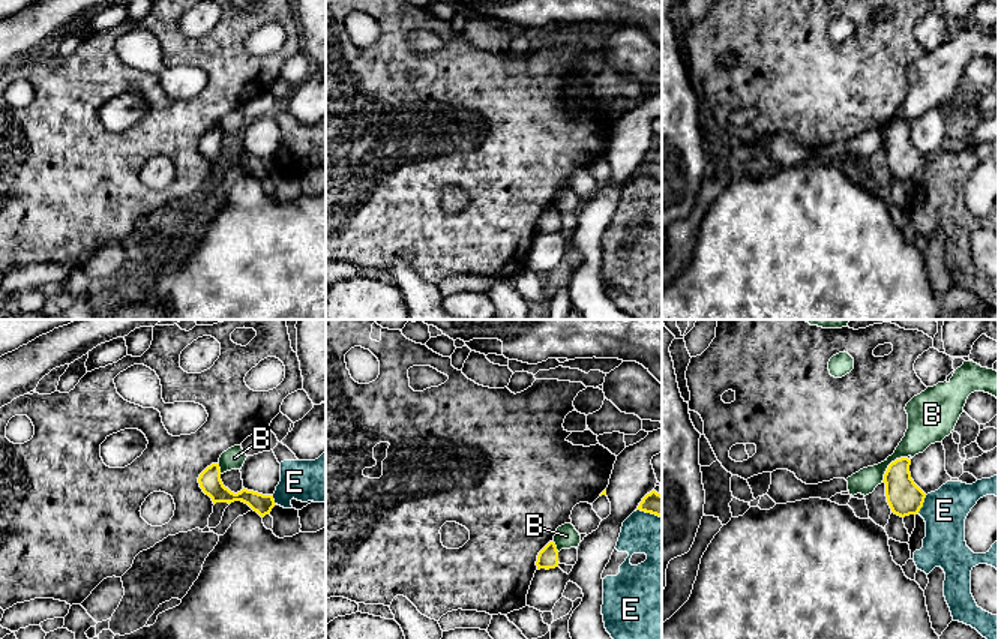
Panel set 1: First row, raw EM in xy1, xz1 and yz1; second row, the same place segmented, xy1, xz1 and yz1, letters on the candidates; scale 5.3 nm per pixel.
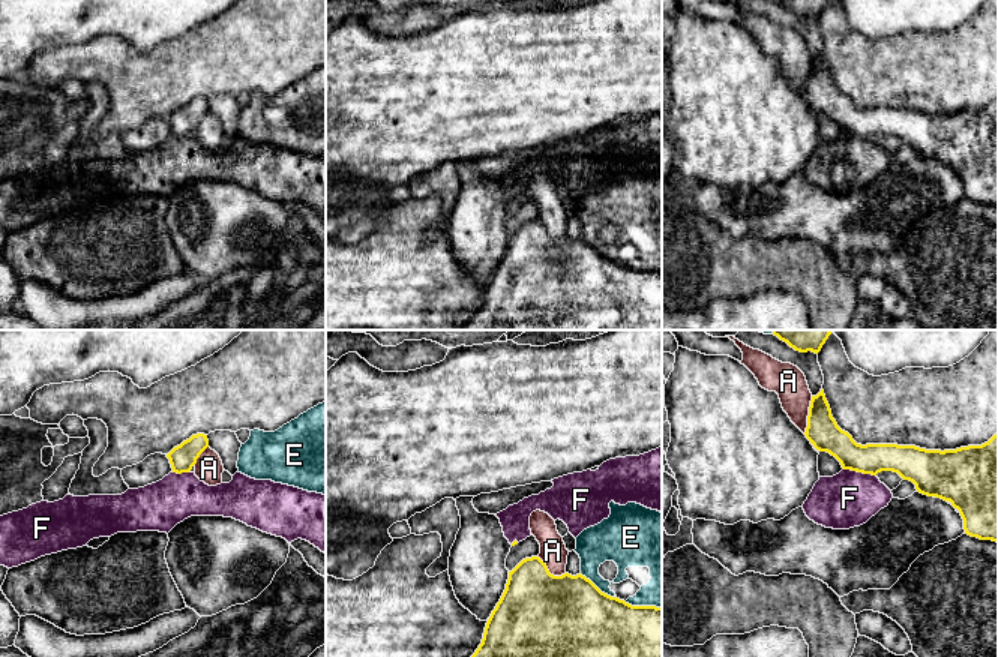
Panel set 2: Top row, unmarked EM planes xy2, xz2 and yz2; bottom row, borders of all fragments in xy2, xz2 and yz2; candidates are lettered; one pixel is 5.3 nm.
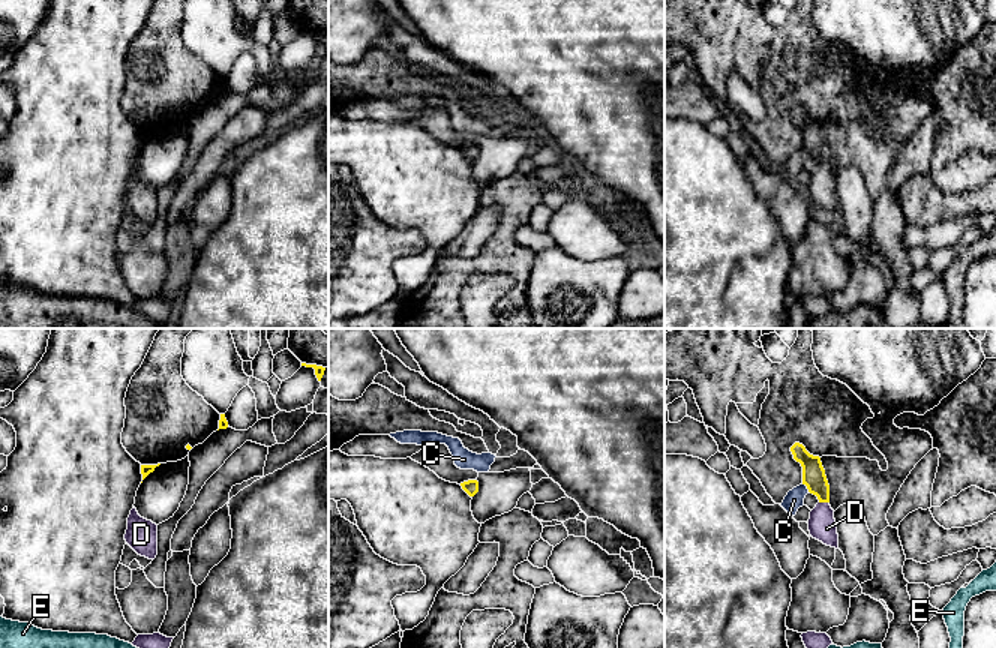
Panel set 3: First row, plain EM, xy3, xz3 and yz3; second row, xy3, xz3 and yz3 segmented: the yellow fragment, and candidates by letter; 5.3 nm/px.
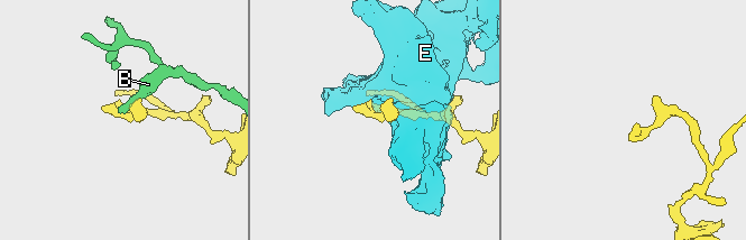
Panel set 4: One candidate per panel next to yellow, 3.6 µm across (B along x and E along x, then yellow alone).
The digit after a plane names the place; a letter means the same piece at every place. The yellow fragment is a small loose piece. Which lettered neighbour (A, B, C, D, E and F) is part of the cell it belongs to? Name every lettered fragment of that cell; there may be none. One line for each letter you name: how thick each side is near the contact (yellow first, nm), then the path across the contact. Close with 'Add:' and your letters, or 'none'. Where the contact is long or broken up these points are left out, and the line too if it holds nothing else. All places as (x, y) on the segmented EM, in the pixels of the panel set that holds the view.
D: calibres 130 and 150 nm; way yz3 (813, 474), (824, 501), (822, 527)
Add: D

